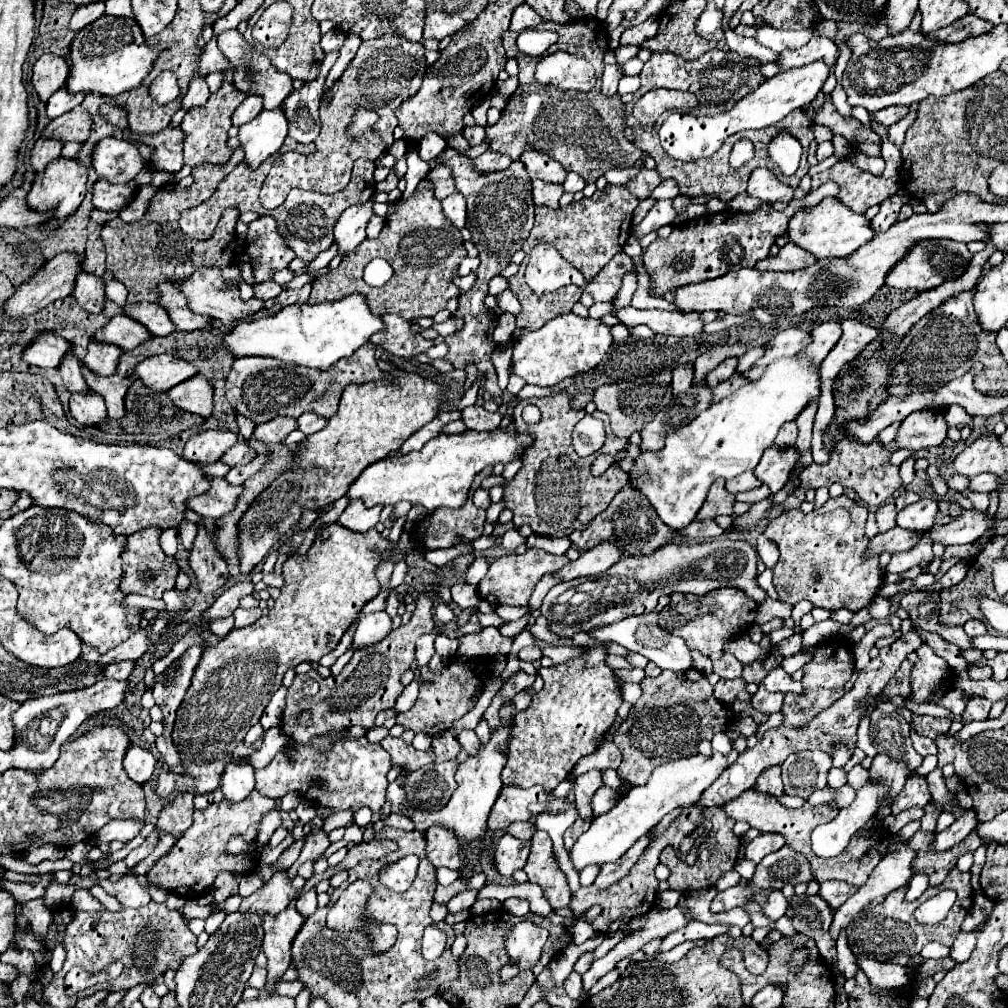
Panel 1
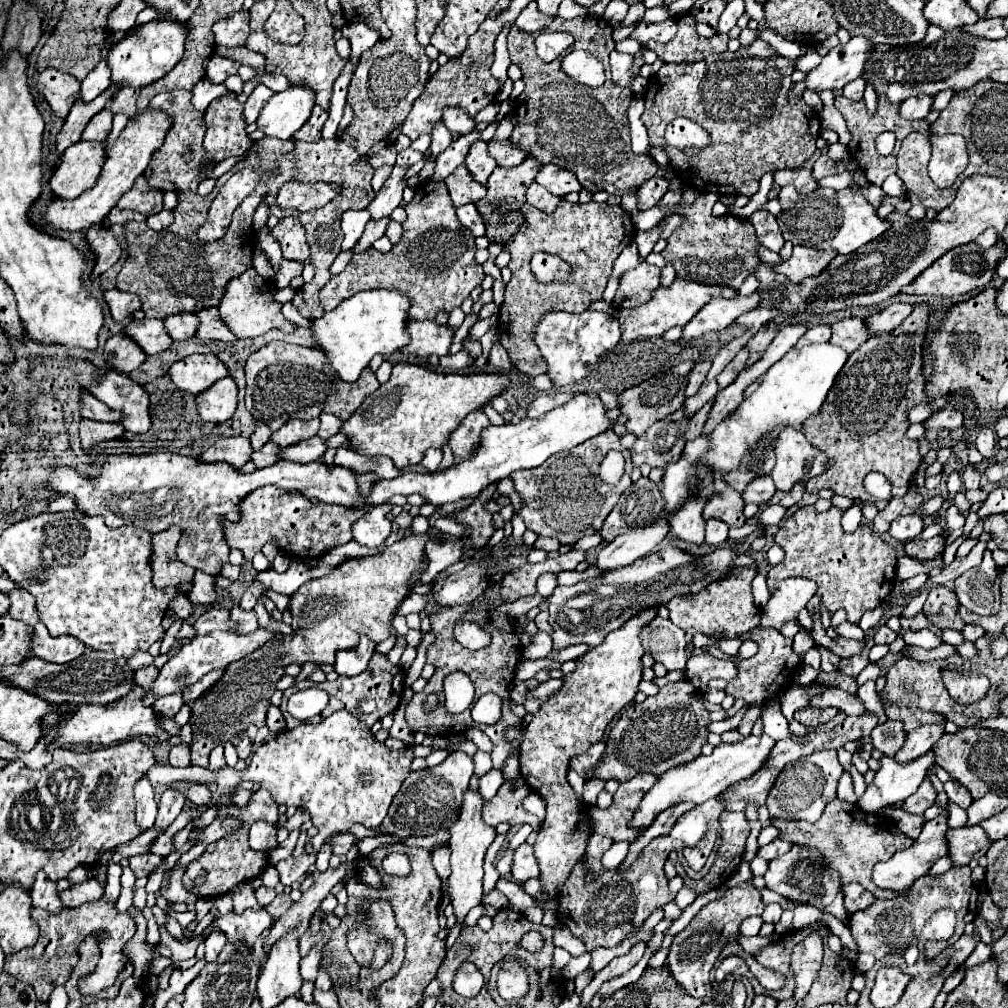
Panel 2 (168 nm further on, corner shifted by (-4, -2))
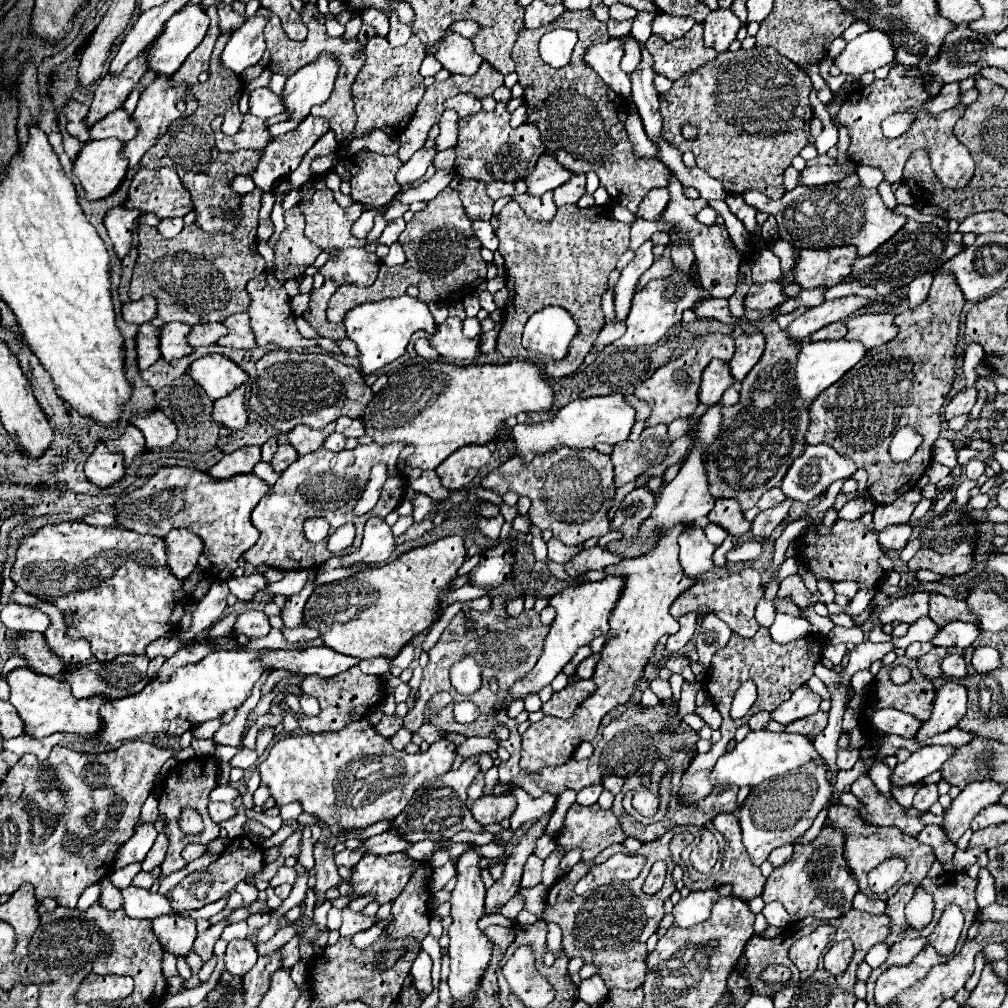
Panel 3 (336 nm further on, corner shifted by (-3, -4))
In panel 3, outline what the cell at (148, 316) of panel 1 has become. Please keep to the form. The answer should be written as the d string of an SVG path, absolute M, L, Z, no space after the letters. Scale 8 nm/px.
M202 323L202 325L194 325L190 329L188 343L192 343L192 347L212 345L212 343L216 343L216 339L220 339L220 335L224 335L222 323Z

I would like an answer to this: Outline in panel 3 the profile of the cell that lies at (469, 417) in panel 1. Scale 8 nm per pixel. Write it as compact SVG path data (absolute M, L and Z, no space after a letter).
M466 445L454 451L440 467L436 467L436 473L442 479L442 485L446 489L460 489L476 477L478 469L486 465L490 459L490 451L486 445Z

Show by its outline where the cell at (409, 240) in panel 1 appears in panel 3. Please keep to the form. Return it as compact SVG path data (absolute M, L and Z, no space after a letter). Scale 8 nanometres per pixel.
M452 187L440 191L426 209L414 213L412 221L400 233L398 243L406 249L406 263L380 269L370 287L340 285L336 295L328 301L328 319L342 323L344 313L366 301L380 301L384 297L400 297L408 287L418 287L418 299L424 303L458 303L468 293L474 293L486 281L486 263L480 257L480 241L474 237L470 217L466 215L460 197Z

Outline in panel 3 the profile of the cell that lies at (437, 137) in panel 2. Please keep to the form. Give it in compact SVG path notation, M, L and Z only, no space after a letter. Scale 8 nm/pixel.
M444 111L440 117L440 135L436 139L436 147L438 149L448 149L456 145L456 137L458 137L458 115L456 111Z

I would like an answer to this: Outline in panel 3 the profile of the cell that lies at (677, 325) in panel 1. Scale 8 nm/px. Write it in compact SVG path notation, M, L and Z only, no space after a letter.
M764 283L752 285L744 297L743 305L746 311L768 311L786 301L782 287L778 283Z

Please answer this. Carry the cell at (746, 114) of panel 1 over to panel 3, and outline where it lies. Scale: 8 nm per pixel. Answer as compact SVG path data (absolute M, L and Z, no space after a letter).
M872 29L850 41L846 49L834 59L834 65L842 75L860 79L864 73L876 71L890 61L894 61L892 41L882 31Z

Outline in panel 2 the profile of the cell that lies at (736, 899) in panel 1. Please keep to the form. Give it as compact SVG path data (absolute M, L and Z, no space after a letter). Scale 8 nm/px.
M751 883L727 889L727 893L721 899L707 903L695 915L695 919L681 933L677 933L673 937L673 943L669 947L669 955L667 955L665 965L667 965L669 973L673 973L673 979L677 981L677 985L681 985L695 999L709 997L713 993L713 985L709 981L709 971L715 965L721 949L727 943L739 941L739 937L741 937L739 927L747 917L761 915L761 913L763 913L761 893Z

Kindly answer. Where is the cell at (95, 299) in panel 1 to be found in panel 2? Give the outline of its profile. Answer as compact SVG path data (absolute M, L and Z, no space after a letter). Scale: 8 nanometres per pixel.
M119 289L105 291L105 301L115 321L123 321L125 317L131 317L135 311L141 309L141 299L135 293L125 293Z

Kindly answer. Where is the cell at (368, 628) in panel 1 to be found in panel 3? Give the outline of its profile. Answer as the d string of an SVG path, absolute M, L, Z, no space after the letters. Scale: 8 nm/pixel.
M308 647L308 649L266 649L260 663L272 669L286 669L290 673L332 677L358 665L360 659L340 655L328 647Z

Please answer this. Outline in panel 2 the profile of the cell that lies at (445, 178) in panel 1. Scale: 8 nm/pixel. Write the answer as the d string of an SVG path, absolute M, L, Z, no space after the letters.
M459 165L453 171L453 175L449 175L445 179L445 185L449 189L449 195L451 195L451 201L455 207L461 207L467 203L477 203L487 195L487 189L473 179L473 175L467 171L465 165Z

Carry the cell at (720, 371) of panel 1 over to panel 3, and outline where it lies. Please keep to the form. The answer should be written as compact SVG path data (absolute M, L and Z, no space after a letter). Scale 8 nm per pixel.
M754 333L754 335L740 335L736 337L736 353L732 357L732 361L728 363L730 367L730 375L736 383L740 383L748 371L758 363L758 359L762 357L764 351L764 335L762 333Z

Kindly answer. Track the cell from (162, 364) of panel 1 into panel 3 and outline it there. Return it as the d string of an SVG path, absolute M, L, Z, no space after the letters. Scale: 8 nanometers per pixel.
M224 355L200 357L188 367L186 373L206 391L212 401L228 395L232 389L246 383L248 379L248 375Z

